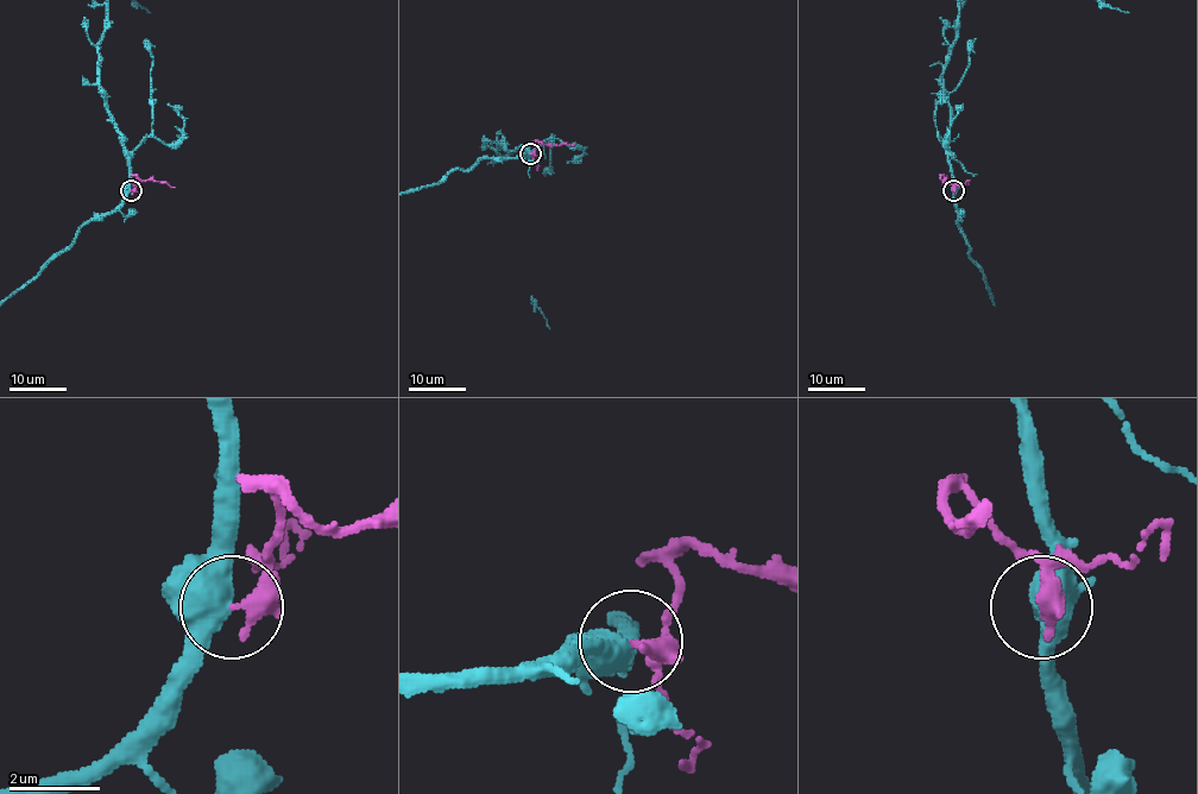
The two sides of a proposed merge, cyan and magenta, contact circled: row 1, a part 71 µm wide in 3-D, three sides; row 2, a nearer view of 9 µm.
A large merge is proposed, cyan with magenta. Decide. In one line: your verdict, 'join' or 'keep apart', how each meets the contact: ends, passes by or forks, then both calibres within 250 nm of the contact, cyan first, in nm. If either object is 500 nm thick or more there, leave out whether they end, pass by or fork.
keep apart; 500 nm thick on the cyan side, 400 nm on the other

